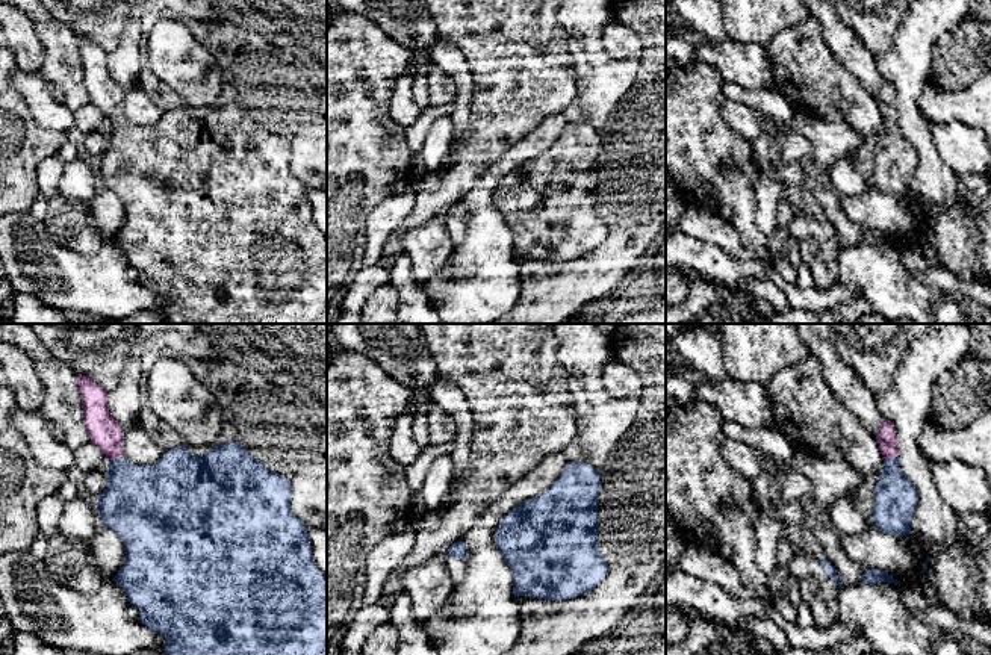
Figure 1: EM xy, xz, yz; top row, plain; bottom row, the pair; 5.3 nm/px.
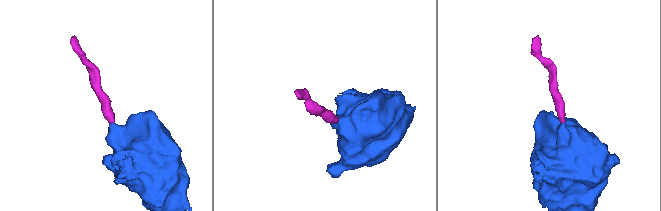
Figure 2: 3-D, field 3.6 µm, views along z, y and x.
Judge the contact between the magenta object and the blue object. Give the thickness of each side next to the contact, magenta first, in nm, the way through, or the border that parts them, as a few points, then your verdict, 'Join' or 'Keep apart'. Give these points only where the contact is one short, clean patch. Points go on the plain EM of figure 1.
Thickness 110 nm (magenta) against 220 nm. Path across: yz (887, 99), (891, 117), (891, 145), (896, 159). Join

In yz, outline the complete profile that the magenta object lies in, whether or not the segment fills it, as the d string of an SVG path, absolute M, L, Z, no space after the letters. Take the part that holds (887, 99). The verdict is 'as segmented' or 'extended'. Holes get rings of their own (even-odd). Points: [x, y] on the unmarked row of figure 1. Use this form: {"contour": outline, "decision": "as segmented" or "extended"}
{"contour": "M884 77L878 104L885 123L875 148L873 188L882 194L908 197L918 154L900 129L896 89Z", "decision": "extended"}

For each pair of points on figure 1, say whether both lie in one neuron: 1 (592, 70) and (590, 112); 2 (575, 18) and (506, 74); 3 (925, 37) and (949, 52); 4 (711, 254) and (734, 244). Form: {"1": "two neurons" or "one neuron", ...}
{"1": "one neuron", "2": "two neurons", "3": "two neurons", "4": "two neurons"}

